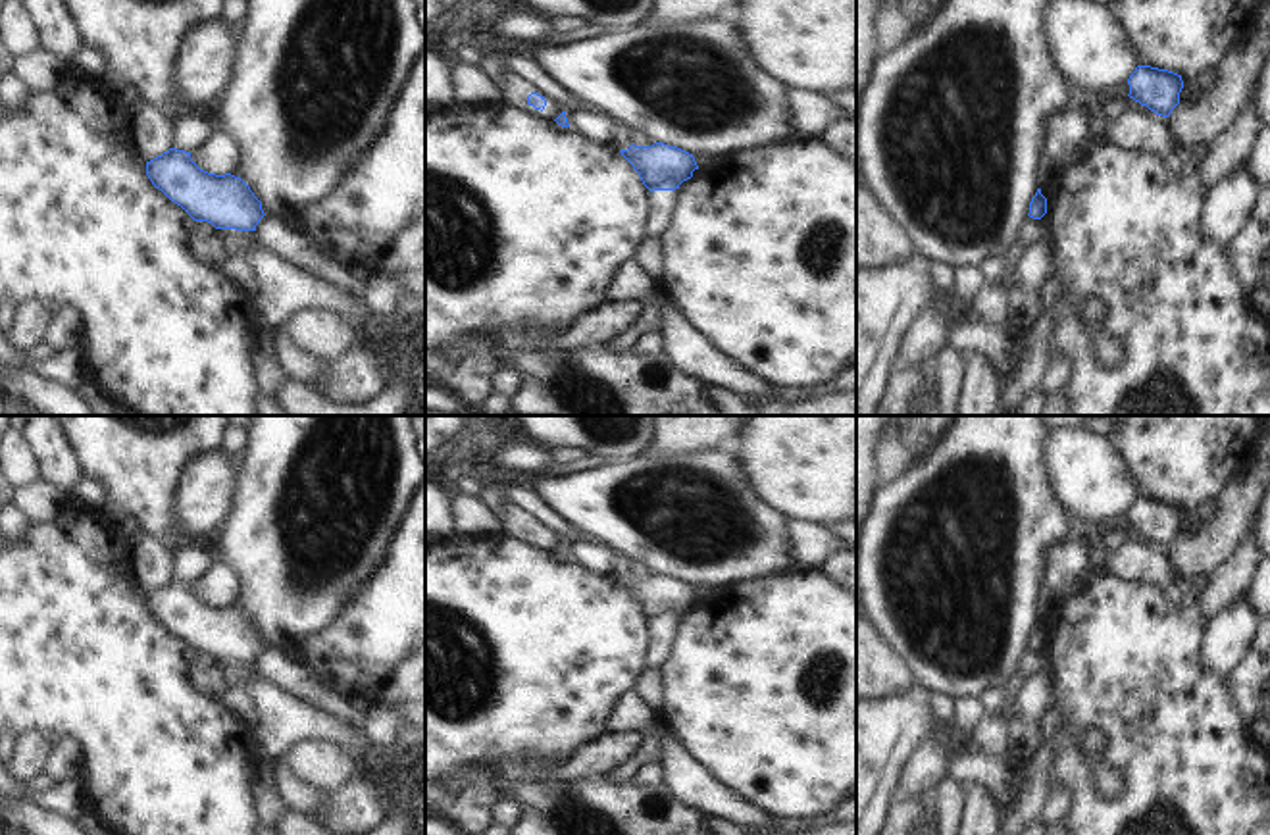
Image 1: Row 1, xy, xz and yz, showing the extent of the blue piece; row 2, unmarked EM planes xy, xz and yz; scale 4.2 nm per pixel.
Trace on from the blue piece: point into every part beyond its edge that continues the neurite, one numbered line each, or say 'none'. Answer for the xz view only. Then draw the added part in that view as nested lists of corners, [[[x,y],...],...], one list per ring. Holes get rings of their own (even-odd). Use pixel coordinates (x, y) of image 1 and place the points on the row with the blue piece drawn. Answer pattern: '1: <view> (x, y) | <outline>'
1: xz (514, 91) | [[[508,69],[500,75],[500,81],[496,83],[496,87],[498,87],[502,104],[516,108],[527,115],[554,121],[562,114],[560,106],[554,100],[546,98],[537,89],[533,89],[527,81],[523,81],[521,77],[518,77]],[[531,92],[537,92],[546,100],[546,106],[543,112],[527,104],[527,96]]]

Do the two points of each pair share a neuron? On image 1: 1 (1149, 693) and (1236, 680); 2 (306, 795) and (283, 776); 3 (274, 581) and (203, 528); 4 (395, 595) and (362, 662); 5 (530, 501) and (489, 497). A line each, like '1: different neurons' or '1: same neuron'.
1: different neurons
2: same neuron
3: different neurons
4: same neuron
5: different neurons

